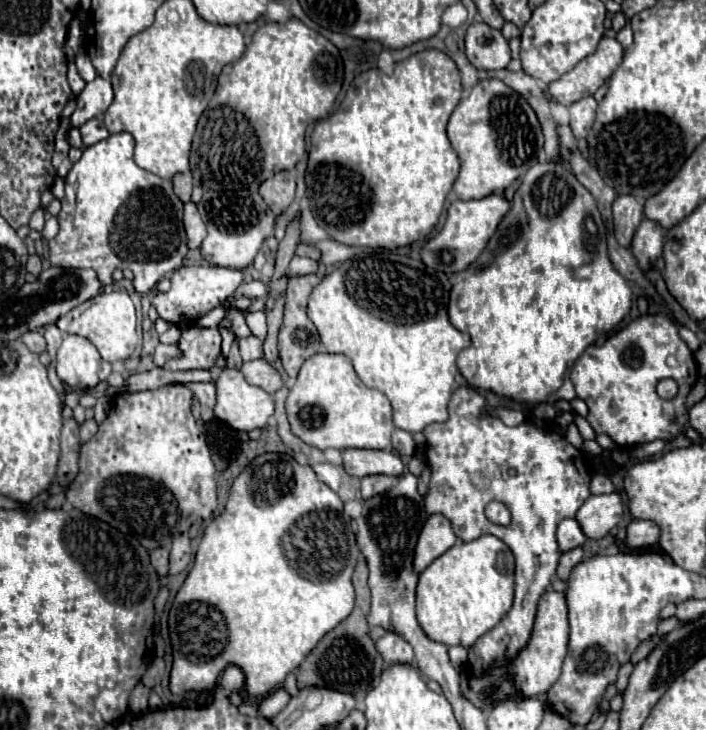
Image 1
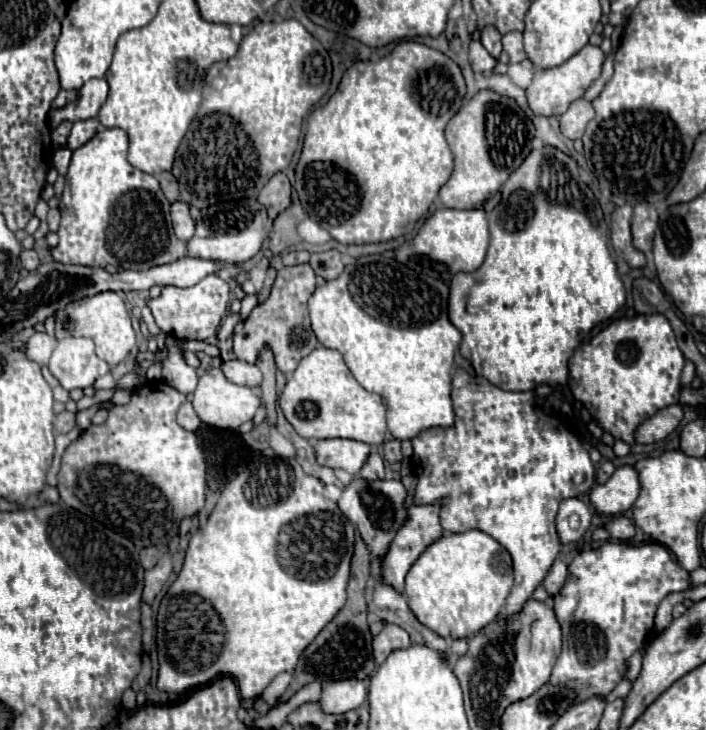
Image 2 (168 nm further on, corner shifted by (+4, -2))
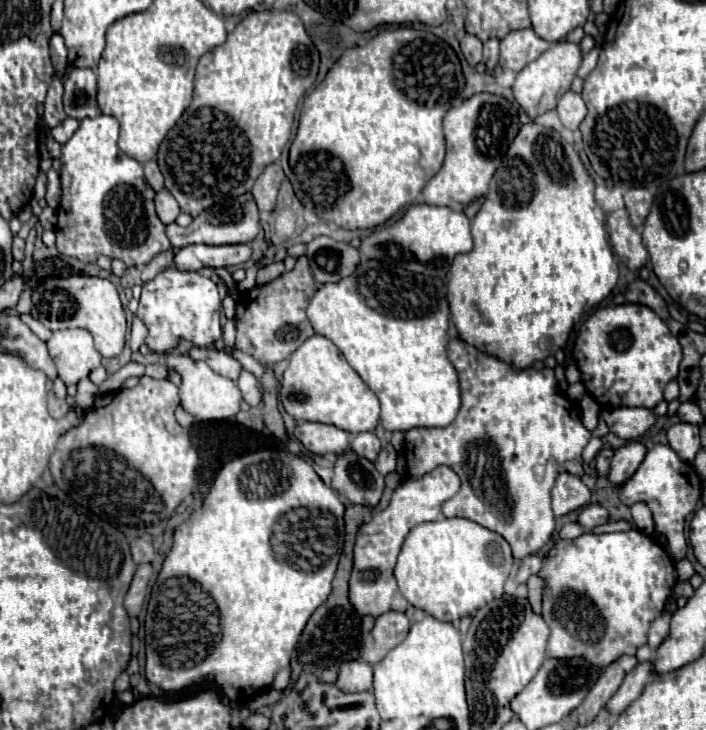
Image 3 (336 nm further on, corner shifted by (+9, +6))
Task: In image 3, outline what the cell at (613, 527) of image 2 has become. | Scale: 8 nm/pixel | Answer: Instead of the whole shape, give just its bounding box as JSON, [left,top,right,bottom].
[577,504,609,532]

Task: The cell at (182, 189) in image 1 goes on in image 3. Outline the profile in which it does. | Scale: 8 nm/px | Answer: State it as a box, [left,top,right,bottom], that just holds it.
[143,160,163,192]

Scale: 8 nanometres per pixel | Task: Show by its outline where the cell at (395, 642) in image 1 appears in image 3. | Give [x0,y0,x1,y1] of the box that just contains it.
[361,612,411,664]

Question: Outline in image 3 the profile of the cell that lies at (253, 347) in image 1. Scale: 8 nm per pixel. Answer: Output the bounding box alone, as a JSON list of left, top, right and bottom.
[237,256,317,366]

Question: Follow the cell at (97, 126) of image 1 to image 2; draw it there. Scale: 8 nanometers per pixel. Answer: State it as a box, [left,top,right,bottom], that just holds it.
[68,118,98,150]

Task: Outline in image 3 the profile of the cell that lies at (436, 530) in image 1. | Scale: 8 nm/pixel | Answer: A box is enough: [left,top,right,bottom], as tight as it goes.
[349,466,459,618]

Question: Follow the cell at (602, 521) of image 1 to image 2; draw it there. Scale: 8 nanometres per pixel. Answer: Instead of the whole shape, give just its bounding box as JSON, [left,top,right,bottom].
[590,466,640,516]

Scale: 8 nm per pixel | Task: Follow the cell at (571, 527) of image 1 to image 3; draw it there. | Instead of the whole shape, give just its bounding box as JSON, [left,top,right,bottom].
[553,472,591,516]

